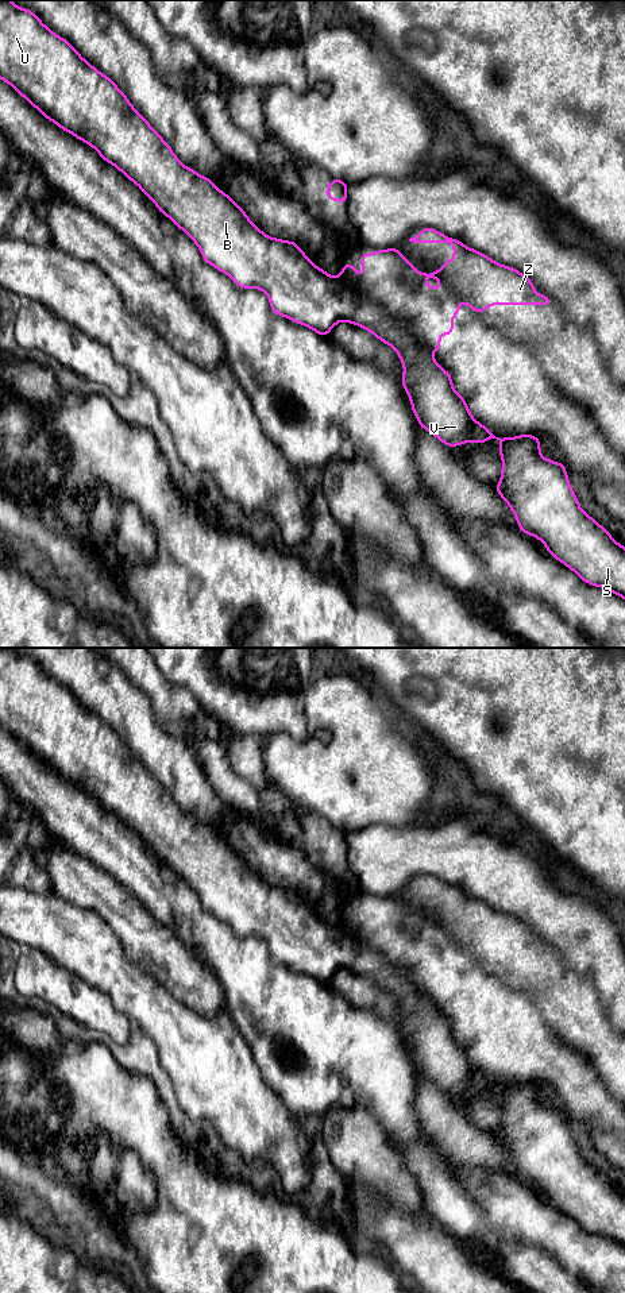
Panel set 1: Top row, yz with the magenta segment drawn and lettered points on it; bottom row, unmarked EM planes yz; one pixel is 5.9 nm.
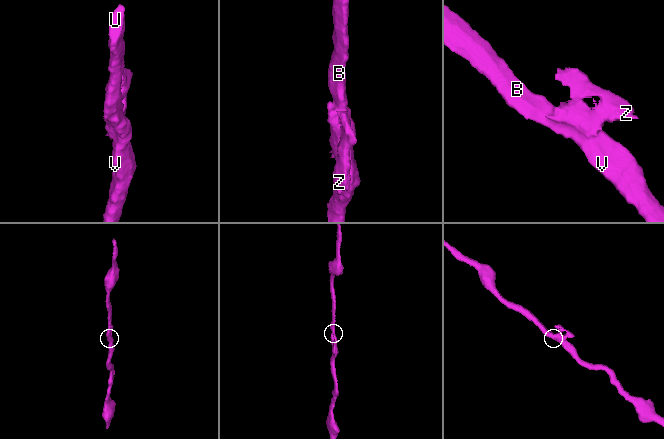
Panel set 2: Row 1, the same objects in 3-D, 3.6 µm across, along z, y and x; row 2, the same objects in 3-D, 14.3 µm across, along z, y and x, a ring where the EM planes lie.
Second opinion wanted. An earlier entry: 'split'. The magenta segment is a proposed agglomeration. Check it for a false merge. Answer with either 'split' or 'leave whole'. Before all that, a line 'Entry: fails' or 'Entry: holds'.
Entry: holds
split

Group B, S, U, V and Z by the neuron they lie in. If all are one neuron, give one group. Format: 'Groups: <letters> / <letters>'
Groups: B S U V / Z

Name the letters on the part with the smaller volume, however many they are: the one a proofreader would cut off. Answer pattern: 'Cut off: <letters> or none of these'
Cut off: Z

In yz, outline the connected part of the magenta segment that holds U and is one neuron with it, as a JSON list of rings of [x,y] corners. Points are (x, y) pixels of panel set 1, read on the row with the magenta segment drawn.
[[[0,0],[0,80],[8,82],[46,119],[92,146],[105,162],[136,184],[161,213],[188,233],[207,263],[231,277],[239,287],[265,292],[273,313],[302,324],[323,337],[339,321],[348,321],[391,346],[404,364],[402,387],[420,427],[447,447],[497,439],[502,471],[495,491],[513,510],[520,530],[543,541],[547,551],[583,582],[625,599],[625,547],[580,509],[563,462],[543,458],[543,443],[533,435],[499,439],[479,424],[471,416],[466,400],[455,391],[451,374],[433,359],[433,351],[423,348],[406,332],[405,324],[396,321],[374,302],[359,300],[337,278],[319,269],[296,242],[263,233],[211,178],[201,177],[180,162],[171,147],[108,76],[88,63],[32,11],[19,8],[11,0]]]

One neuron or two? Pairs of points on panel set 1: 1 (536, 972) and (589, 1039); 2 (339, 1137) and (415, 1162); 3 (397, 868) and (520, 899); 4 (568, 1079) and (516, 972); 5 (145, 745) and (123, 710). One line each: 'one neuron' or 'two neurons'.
1: one neuron
2: two neurons
3: one neuron
4: two neurons
5: one neuron

